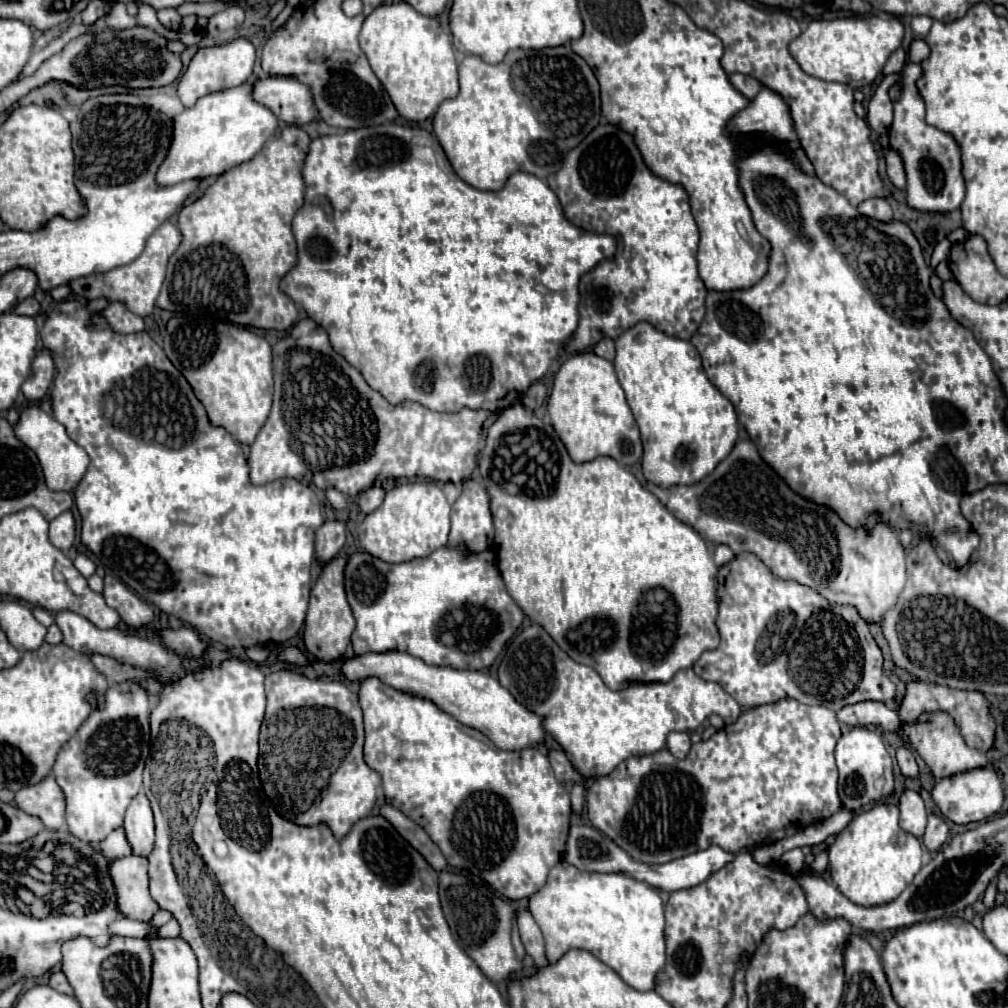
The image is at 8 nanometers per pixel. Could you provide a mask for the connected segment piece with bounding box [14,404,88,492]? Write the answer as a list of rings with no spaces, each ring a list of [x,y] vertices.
[[[32,404],[20,412],[18,424],[14,426],[14,434],[20,442],[30,446],[30,450],[38,454],[46,486],[50,486],[50,490],[64,490],[64,492],[74,490],[74,486],[80,482],[80,478],[88,468],[88,454],[68,438],[62,424],[58,424],[50,414],[42,412],[38,406]]]

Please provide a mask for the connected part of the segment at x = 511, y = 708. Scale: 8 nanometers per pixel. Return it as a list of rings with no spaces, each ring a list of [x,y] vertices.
[[[384,652],[384,654],[364,654],[354,656],[344,662],[342,672],[348,680],[362,680],[366,676],[378,676],[388,686],[432,700],[444,712],[450,712],[458,722],[472,726],[486,734],[502,750],[526,750],[544,742],[544,718],[526,710],[514,696],[500,686],[500,682],[484,672],[476,670],[454,670],[436,668],[424,664],[404,652]]]

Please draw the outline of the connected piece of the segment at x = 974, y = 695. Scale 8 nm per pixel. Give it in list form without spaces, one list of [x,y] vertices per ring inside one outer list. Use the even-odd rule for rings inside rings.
[[[912,682],[906,686],[906,696],[898,708],[898,714],[902,716],[904,722],[916,722],[916,718],[922,712],[936,712],[936,710],[946,710],[948,714],[954,716],[960,734],[968,746],[982,748],[982,746],[992,746],[994,742],[994,720],[990,716],[990,702],[982,692],[962,692],[962,690],[952,690],[948,686],[938,686],[938,684],[928,684],[928,682]]]

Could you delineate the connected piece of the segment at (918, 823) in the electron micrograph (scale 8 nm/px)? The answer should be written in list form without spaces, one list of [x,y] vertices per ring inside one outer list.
[[[904,790],[900,796],[900,826],[902,830],[920,838],[926,828],[926,806],[918,792]]]

